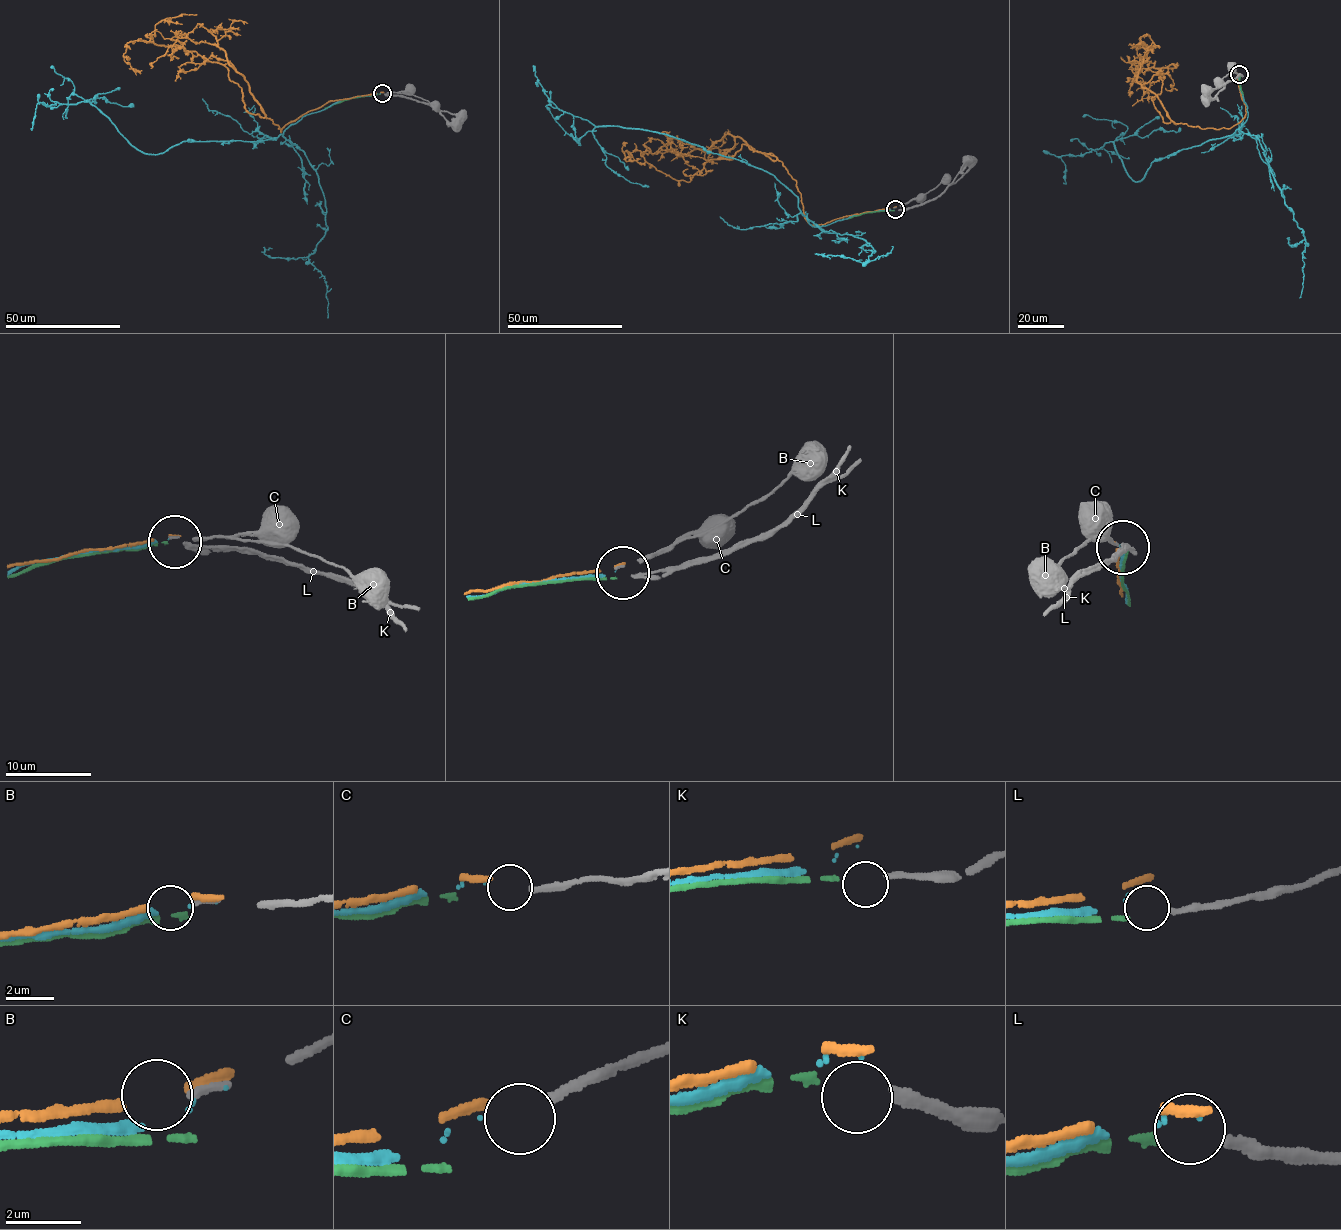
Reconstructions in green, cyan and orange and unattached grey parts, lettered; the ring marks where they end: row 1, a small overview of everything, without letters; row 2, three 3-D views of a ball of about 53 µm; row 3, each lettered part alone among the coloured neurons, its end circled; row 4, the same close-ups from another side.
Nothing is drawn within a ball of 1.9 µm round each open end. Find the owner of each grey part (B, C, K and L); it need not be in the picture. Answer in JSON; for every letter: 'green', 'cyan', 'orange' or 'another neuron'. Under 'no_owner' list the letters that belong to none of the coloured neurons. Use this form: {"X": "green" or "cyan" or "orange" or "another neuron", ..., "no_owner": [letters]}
{"B": "another neuron", "C": "cyan", "K": "another neuron", "L": "green", "no_owner": ["B", "K"]}

